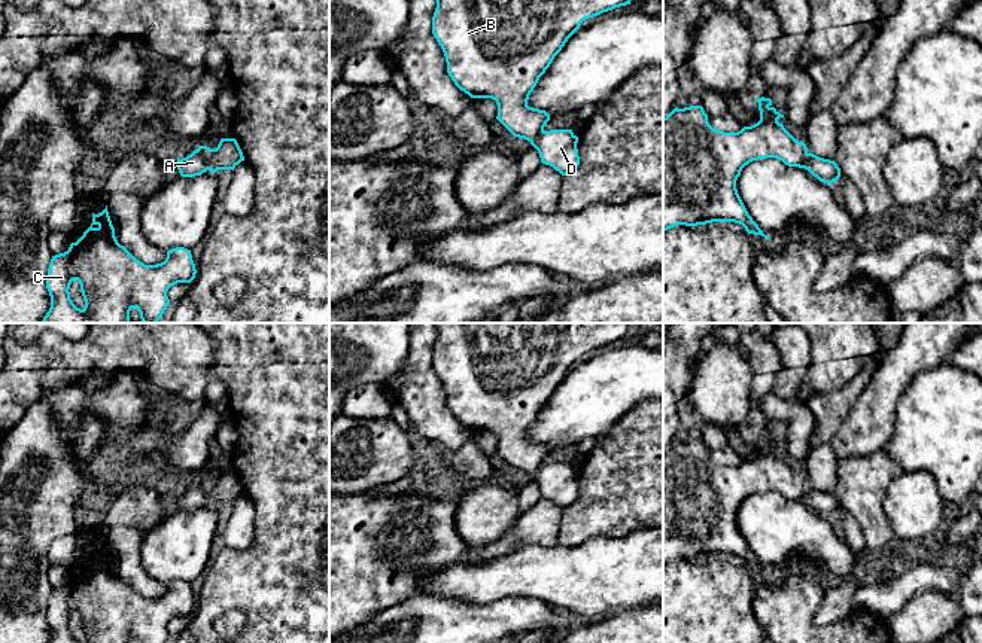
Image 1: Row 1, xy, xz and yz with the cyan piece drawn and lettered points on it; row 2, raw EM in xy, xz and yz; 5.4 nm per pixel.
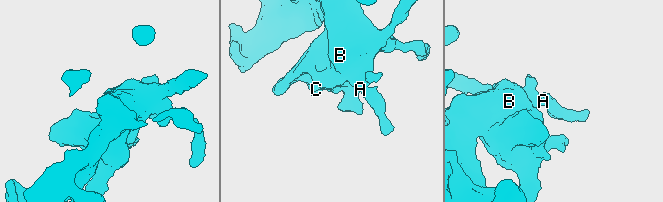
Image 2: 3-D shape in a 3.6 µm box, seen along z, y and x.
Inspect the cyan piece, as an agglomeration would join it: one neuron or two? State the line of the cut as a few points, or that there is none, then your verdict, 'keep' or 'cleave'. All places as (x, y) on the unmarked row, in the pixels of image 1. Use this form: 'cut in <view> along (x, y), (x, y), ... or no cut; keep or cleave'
no cut; keep

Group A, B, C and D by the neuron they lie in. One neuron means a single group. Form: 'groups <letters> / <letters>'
groups A B C D

